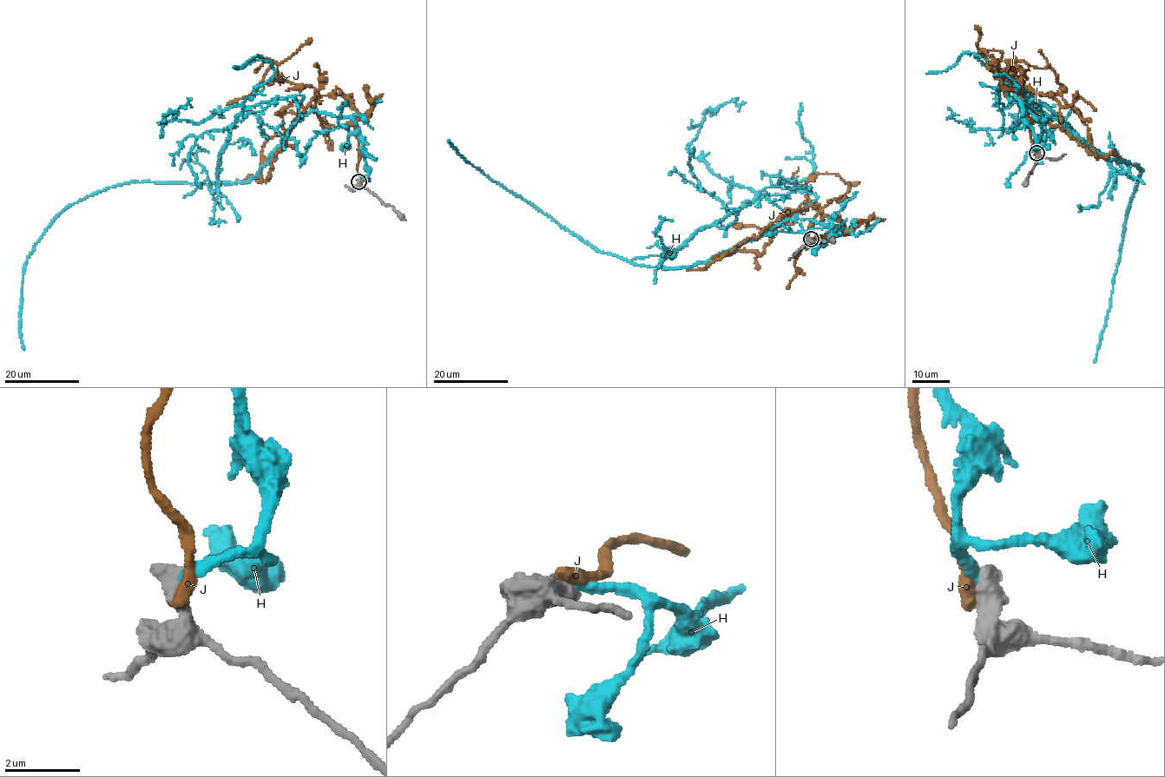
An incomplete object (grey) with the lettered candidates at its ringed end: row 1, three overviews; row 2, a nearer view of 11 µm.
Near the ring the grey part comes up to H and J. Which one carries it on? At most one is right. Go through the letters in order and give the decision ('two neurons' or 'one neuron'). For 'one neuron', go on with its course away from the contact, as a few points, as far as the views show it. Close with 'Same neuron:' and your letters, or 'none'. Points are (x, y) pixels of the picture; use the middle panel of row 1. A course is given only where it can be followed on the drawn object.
H: two neurons
J: two neurons
Same neuron: none

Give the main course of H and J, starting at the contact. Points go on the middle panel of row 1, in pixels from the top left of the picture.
H: (812, 240), (825, 244), (842, 226), (789, 218), (688, 267), (634, 264), (595, 250), (466, 161), (448, 140)
J: (812, 240), (847, 232), (834, 217), (808, 207), (785, 214), (761, 253), (738, 250), (713, 258)

